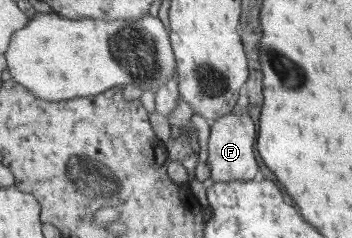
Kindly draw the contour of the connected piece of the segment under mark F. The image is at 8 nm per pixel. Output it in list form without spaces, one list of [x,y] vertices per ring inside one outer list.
[[[230,113],[220,117],[210,126],[210,137],[208,142],[208,165],[211,169],[211,178],[217,182],[228,182],[232,180],[249,181],[259,179],[261,158],[254,154],[256,144],[256,124],[250,113]]]

